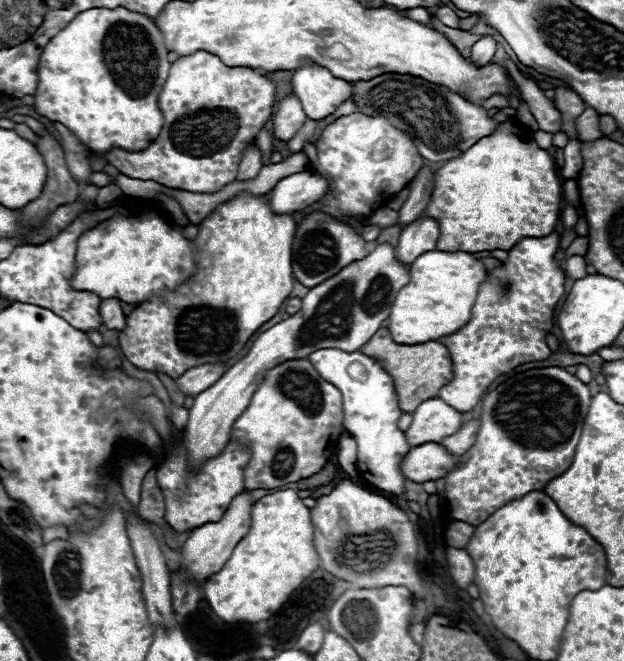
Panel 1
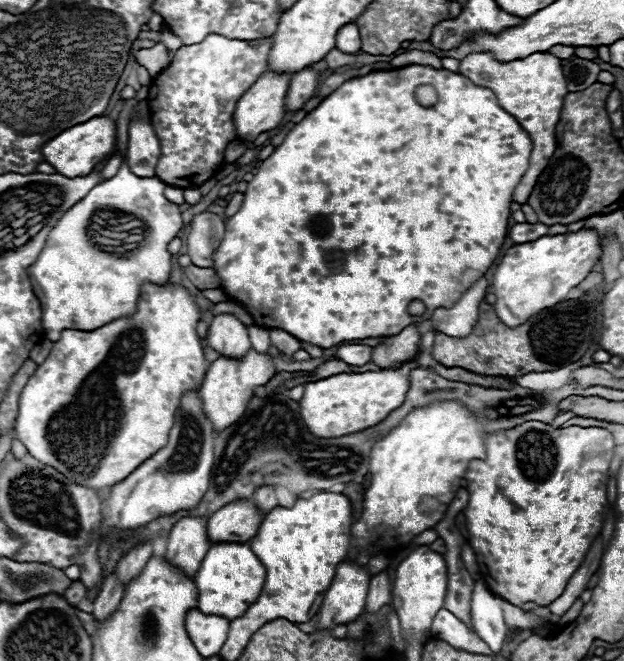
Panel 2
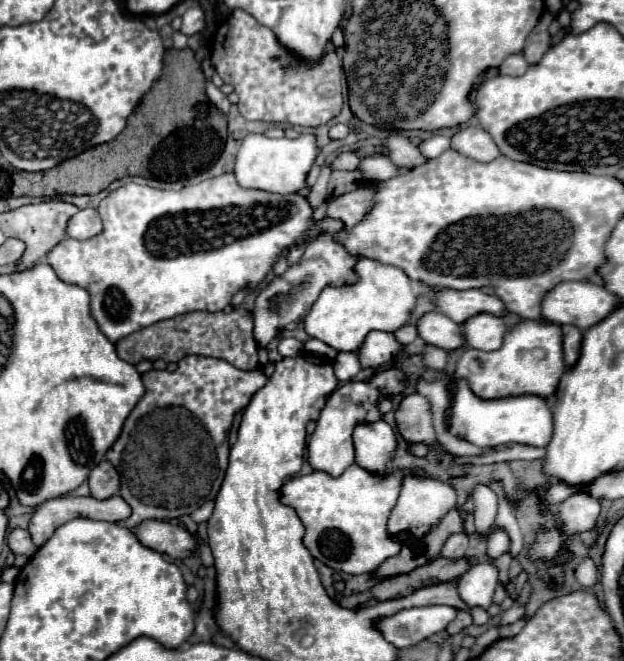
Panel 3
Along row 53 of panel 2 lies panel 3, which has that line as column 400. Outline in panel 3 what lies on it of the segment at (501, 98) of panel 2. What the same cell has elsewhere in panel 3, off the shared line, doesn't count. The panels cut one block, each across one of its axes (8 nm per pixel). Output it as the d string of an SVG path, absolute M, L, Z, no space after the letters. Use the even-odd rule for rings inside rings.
M352 464L338 478L326 472L312 472L288 480L280 488L280 502L296 510L306 528L304 546L316 560L338 572L366 574L374 572L386 558L396 556L406 538L390 538L386 532L386 522L396 504L402 476L404 472L374 476L358 464Z

